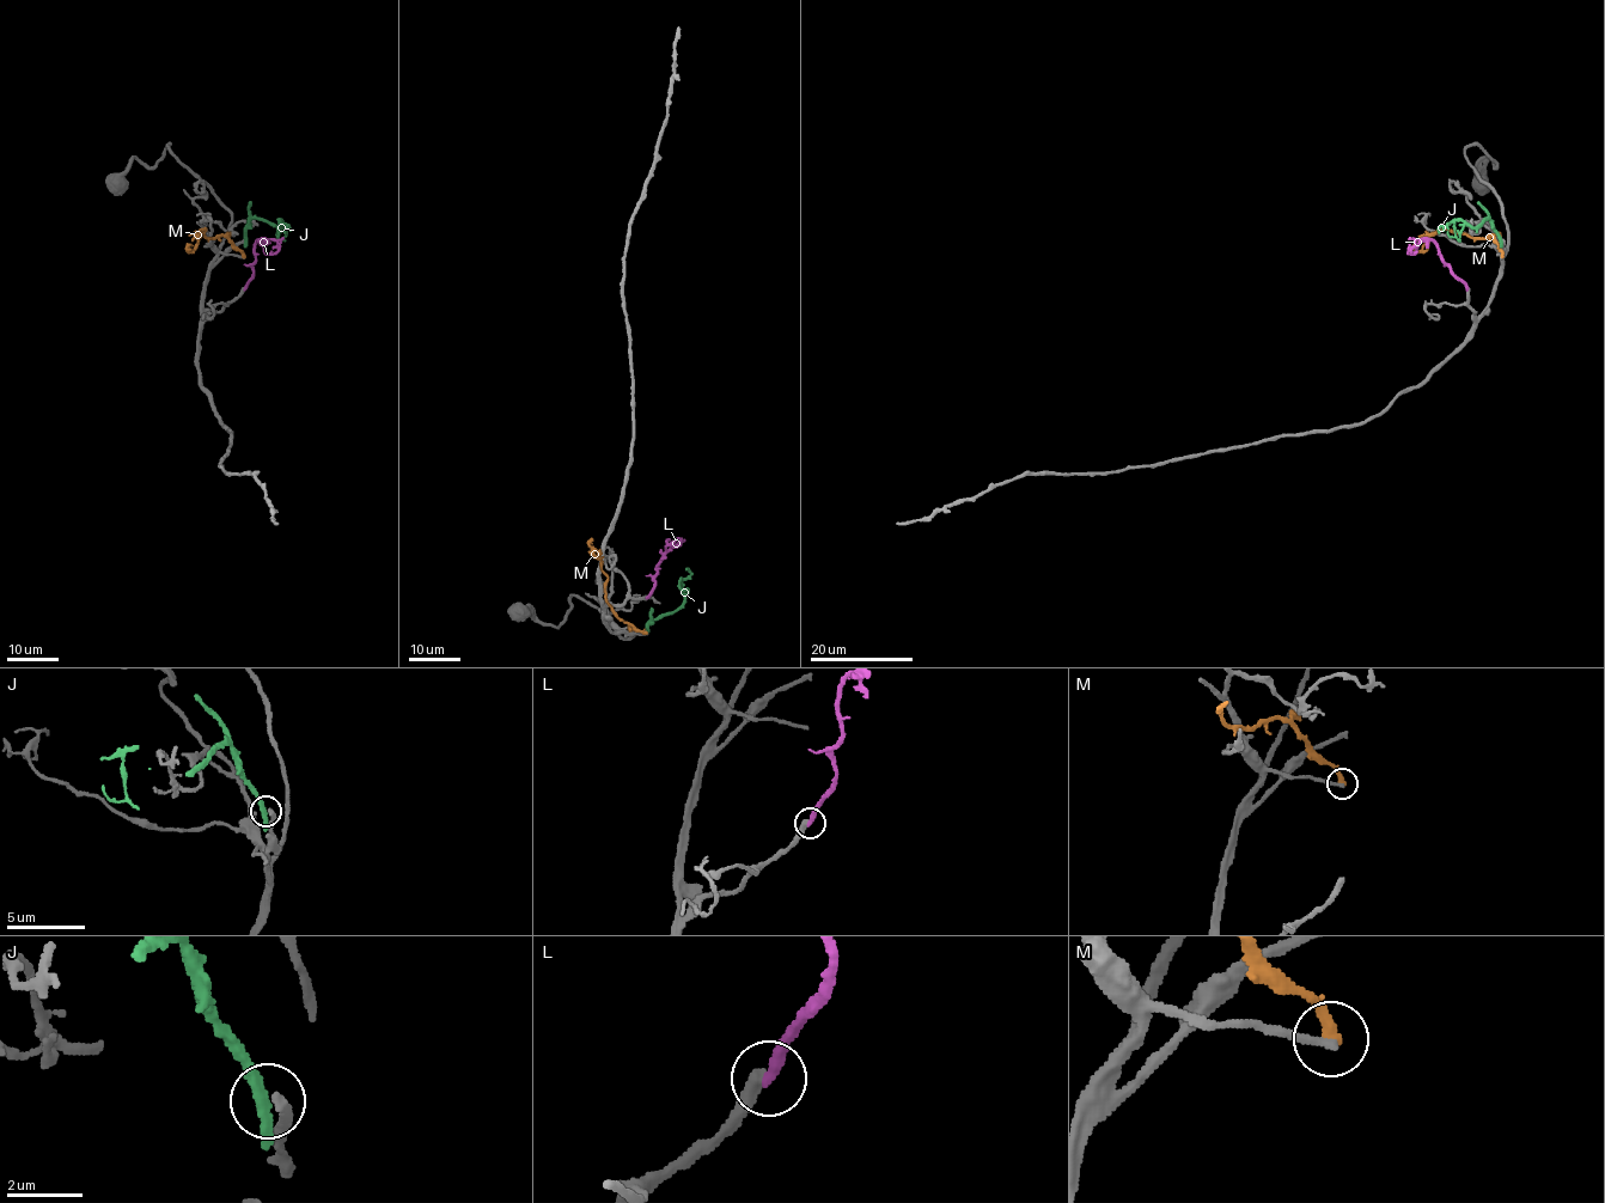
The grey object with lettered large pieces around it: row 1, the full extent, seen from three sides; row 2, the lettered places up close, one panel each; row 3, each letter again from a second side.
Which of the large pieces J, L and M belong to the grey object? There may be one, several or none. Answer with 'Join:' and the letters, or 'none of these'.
Join: L

